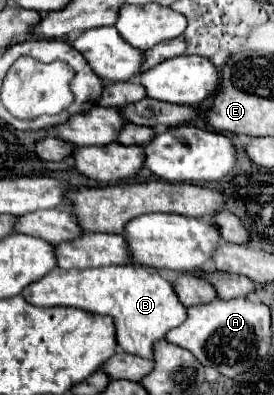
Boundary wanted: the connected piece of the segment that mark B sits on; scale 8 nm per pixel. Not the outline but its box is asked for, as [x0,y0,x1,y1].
[22,265,186,359]

